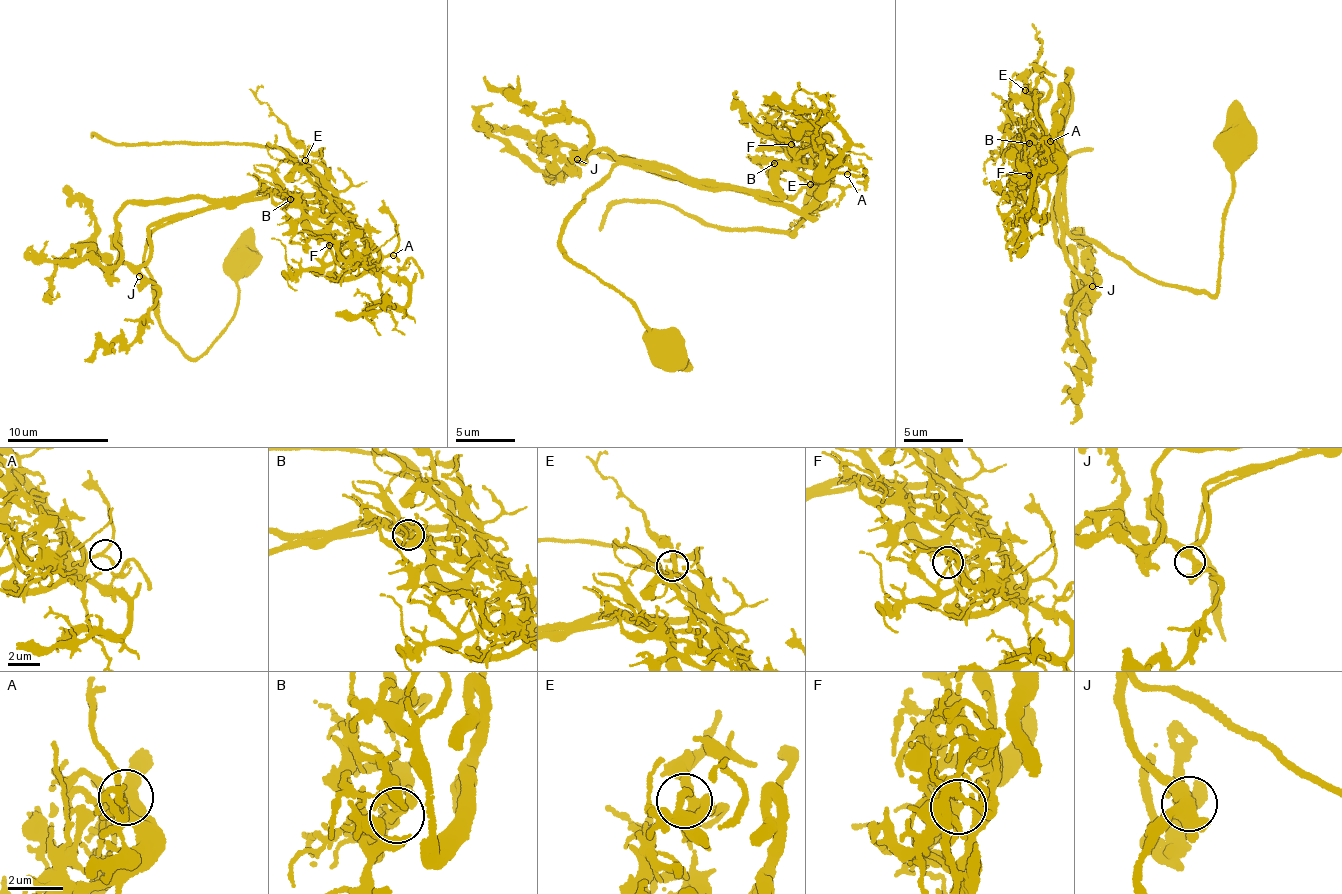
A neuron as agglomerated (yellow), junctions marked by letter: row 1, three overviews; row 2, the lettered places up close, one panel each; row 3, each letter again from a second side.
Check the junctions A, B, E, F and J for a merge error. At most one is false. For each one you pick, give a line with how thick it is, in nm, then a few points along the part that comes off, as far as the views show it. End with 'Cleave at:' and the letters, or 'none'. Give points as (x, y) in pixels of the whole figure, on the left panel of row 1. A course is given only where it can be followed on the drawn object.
F: calibre 180 nm; course (328, 244), (376, 272), (317, 192), (157, 222), (139, 269), (156, 304), (84, 359)
Cleave at: F

